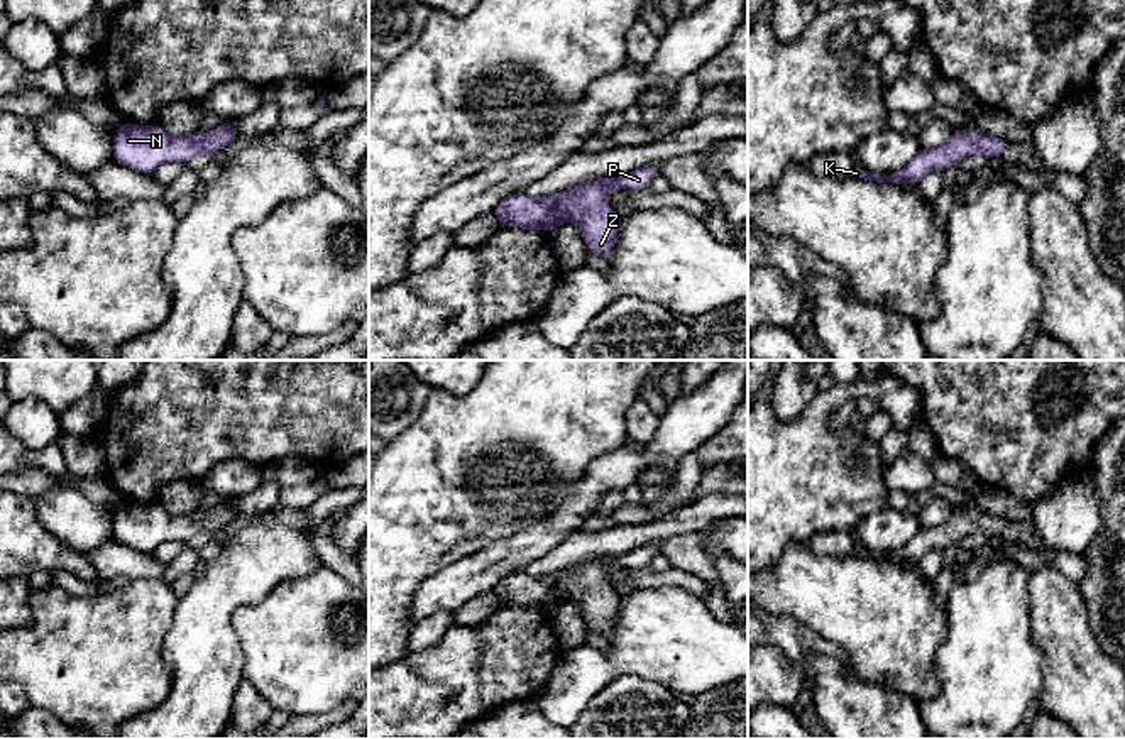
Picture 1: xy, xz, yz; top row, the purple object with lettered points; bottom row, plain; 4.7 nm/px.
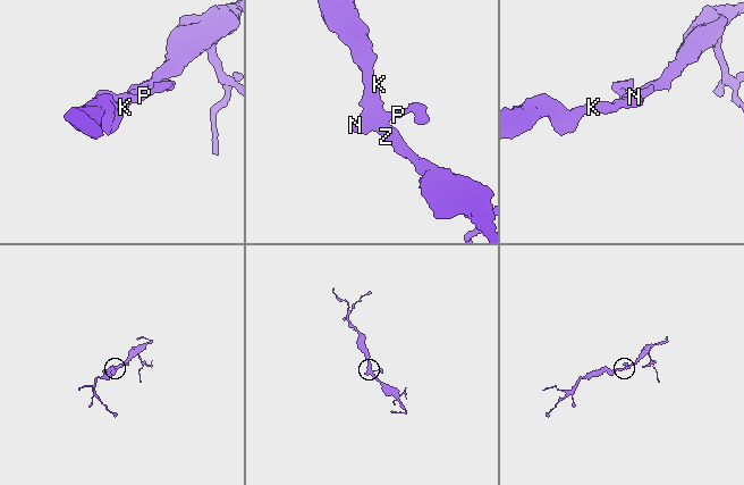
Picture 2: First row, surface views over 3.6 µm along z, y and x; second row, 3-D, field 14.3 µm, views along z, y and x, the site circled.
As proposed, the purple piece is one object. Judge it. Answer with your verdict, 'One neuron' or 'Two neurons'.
One neuron

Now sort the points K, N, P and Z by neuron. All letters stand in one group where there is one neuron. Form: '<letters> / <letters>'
K N P Z

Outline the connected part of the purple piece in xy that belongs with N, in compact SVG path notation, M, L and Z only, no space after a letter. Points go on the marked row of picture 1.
M230 120L210 132L174 137L157 123L120 123L112 144L113 161L140 174L152 174L167 162L186 162L201 154L215 154L239 137Z

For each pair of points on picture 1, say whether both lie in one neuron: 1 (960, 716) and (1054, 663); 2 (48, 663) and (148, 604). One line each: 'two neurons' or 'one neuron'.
1: two neurons
2: one neuron

